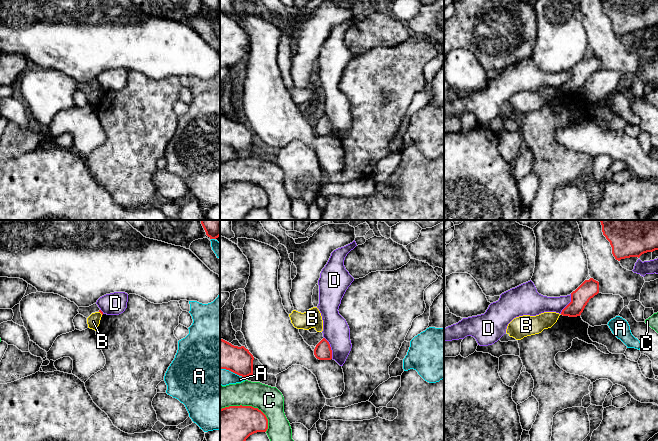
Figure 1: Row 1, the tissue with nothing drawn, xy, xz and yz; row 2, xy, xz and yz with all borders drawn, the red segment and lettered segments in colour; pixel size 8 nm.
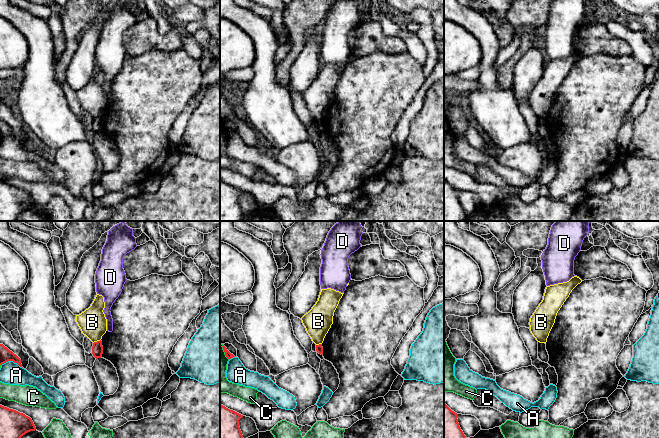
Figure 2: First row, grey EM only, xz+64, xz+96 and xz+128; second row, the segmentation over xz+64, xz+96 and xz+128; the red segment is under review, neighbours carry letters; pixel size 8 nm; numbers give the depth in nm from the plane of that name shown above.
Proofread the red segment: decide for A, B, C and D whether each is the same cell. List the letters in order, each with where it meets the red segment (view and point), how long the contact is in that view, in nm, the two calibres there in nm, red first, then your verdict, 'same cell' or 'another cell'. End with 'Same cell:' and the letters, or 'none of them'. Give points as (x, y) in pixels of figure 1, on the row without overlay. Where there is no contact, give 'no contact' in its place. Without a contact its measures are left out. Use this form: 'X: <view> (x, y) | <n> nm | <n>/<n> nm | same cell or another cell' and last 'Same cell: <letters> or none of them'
A: xz (233, 148) | 220 nm | 240/130 nm | another cell
B: xy (101, 89) | 40 nm | 20/110 nm | another cell
C: xz (249, 182) | 420 nm | 340/220 nm | another cell
D: xz (330, 124) | 190 nm | 140/220 nm | another cell
Same cell: none of them

